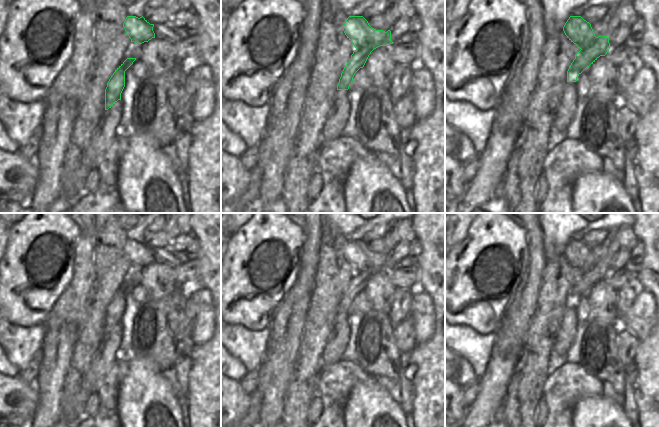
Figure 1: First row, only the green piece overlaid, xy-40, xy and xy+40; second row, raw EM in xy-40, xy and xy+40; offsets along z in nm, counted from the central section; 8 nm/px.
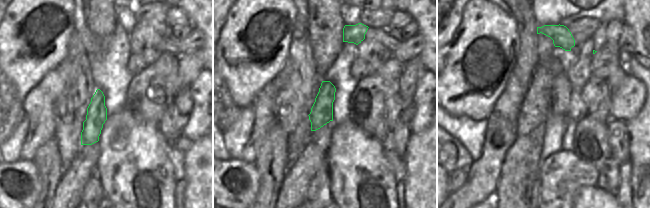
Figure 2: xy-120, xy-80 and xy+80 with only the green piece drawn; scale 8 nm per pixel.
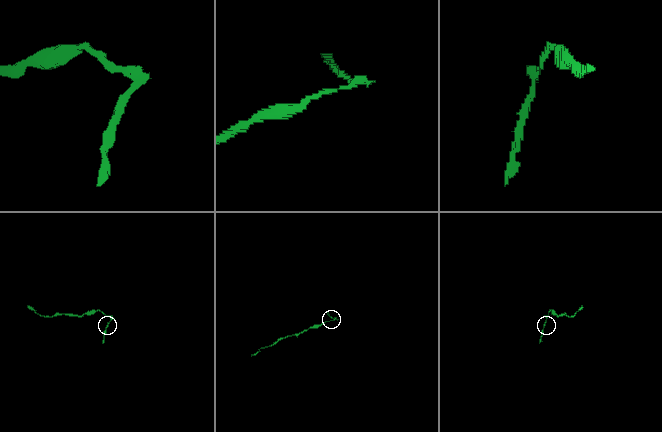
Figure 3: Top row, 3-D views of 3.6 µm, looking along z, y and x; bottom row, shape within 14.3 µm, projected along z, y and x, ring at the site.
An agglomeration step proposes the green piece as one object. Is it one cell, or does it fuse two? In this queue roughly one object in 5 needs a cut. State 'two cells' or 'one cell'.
two cells

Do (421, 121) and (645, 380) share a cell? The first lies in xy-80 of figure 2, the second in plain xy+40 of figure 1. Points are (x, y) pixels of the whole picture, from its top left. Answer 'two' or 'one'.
two

